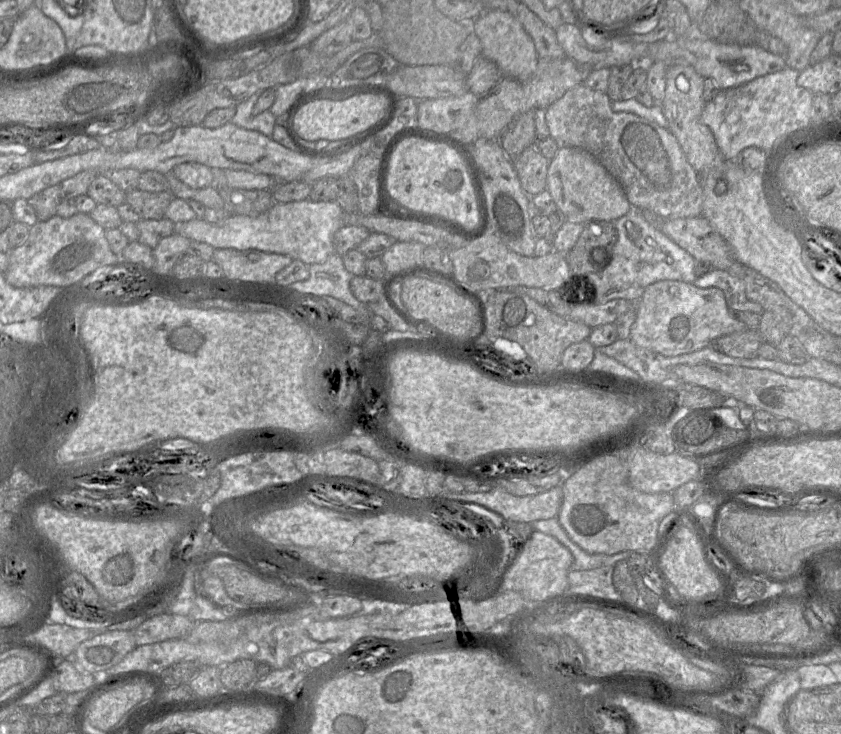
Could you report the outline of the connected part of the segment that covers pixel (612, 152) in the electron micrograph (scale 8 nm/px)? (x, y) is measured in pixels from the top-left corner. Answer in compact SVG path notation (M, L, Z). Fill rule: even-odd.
M584 83L568 90L560 99L549 105L545 109L545 121L549 128L550 136L554 139L559 148L581 148L592 154L606 169L606 171L617 181L623 189L627 200L632 208L648 213L651 219L671 220L677 218L697 217L702 214L703 188L698 173L689 164L676 137L667 128L662 128L655 122L648 121L640 116L627 112L614 112L611 108L611 100L606 93L594 91L588 88Z

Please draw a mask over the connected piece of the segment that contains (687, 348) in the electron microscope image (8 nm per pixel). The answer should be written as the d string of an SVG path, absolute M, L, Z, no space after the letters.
M661 280L649 285L636 303L636 320L630 329L630 340L639 347L673 357L698 351L718 337L747 329L744 322L730 315L721 289L703 289L693 283Z

